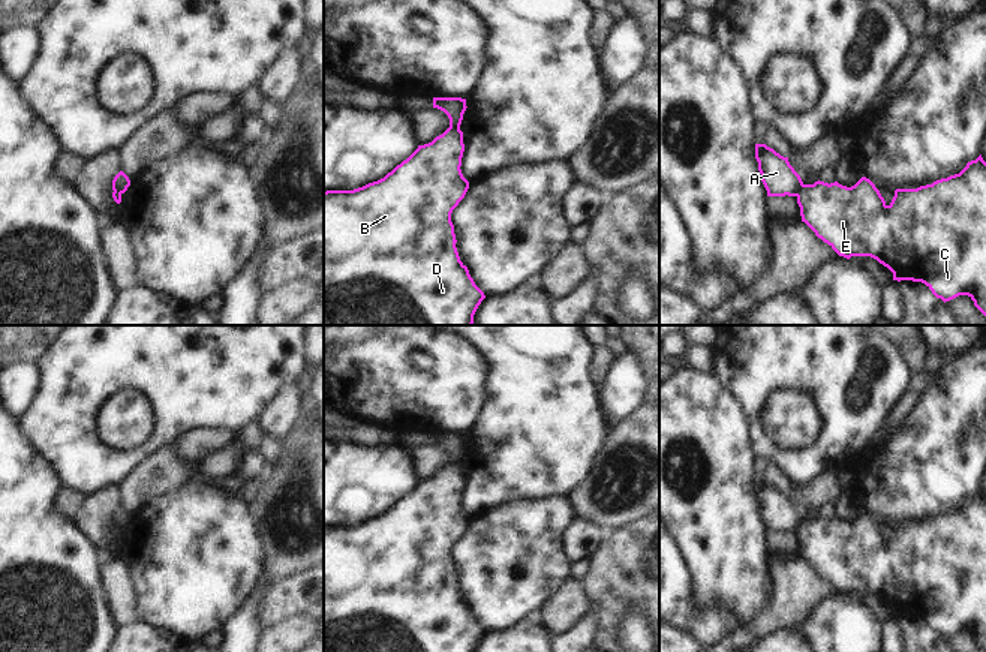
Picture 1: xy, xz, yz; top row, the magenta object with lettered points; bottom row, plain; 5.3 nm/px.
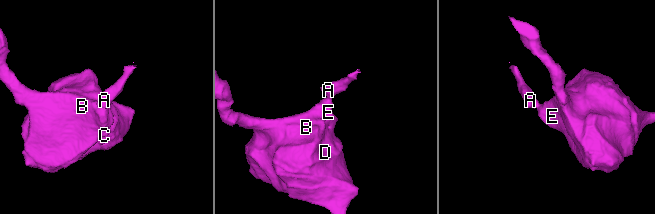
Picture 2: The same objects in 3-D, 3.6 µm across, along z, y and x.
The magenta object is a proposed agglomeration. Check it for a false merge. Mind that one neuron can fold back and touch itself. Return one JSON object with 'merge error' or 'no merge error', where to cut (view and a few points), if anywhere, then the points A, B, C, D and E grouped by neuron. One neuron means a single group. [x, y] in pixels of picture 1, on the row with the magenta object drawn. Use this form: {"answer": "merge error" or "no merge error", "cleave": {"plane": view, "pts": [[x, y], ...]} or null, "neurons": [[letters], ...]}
{"answer": "merge error", "cleave": {"plane": "yz", "pts": [[803, 185], [796, 195]]}, "neurons": [["A"], ["B", "C", "D", "E"]]}

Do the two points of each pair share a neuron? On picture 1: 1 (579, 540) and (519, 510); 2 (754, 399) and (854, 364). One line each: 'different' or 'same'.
1: different
2: same

